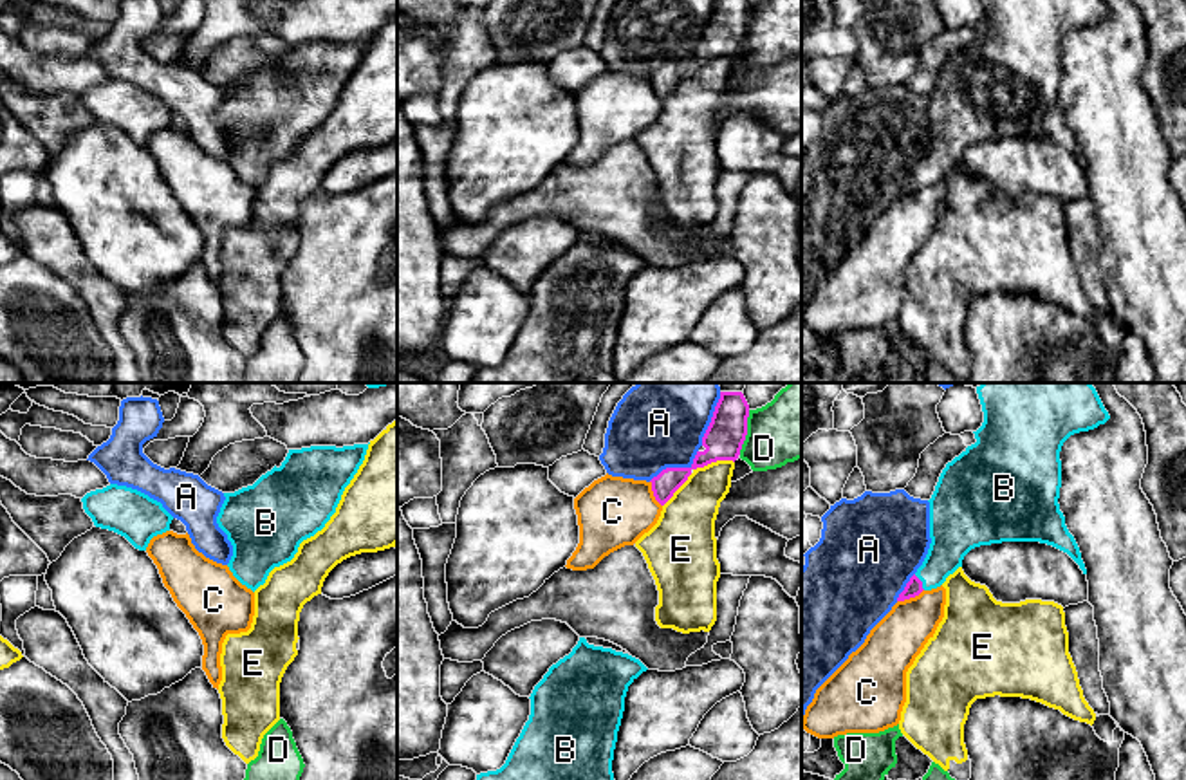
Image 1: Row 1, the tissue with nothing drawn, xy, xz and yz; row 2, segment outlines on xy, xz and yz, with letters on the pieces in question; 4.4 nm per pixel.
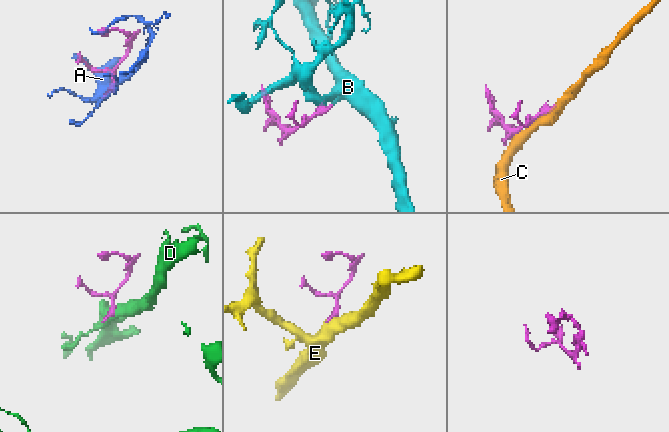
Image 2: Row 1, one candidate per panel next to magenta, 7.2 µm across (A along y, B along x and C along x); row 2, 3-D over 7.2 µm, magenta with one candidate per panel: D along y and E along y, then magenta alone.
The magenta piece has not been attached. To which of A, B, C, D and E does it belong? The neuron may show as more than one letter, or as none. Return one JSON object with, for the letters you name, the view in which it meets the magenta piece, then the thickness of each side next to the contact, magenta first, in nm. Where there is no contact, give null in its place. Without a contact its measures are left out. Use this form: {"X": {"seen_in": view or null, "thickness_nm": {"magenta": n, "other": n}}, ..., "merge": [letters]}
{"B": {"seen_in": "yz", "thickness_nm": {"magenta": 80, "other": 190}}, "merge": ["B"]}

